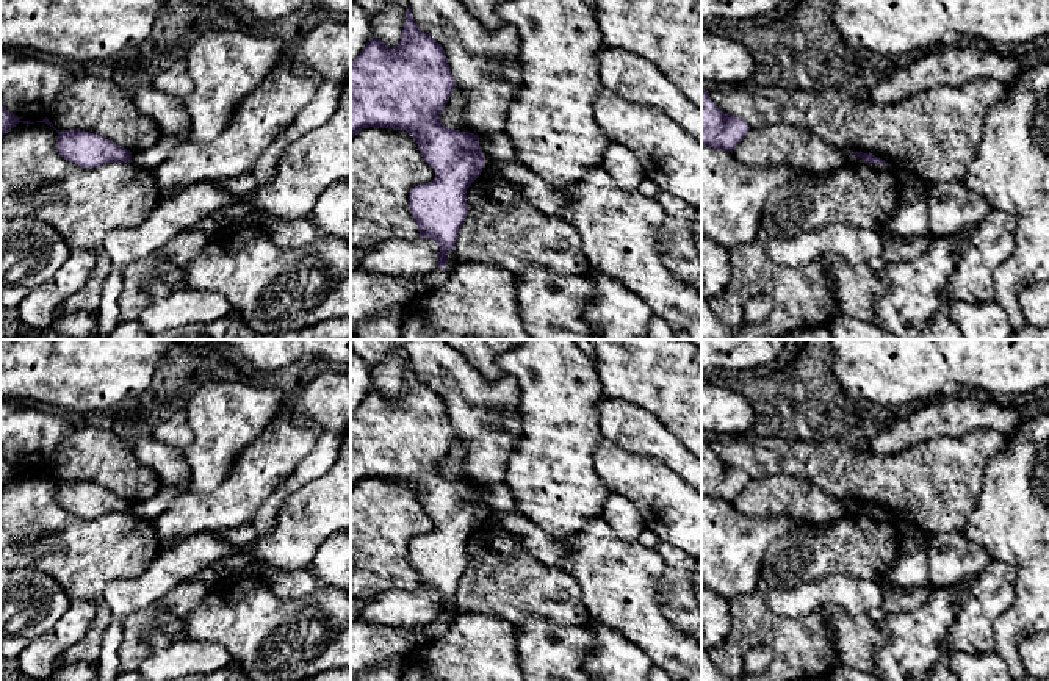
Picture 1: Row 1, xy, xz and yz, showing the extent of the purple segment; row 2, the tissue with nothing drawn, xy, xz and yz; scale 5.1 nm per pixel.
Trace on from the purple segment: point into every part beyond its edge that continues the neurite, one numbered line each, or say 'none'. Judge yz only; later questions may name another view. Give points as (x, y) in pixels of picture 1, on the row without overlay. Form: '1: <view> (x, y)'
none

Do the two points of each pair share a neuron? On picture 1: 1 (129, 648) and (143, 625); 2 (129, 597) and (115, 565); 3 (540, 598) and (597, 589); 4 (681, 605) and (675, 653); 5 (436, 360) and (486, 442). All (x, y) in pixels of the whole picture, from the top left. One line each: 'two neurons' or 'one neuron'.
1: one neuron
2: two neurons
3: two neurons
4: two neurons
5: one neuron

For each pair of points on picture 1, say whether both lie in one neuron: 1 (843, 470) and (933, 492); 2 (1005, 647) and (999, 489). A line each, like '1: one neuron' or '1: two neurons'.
1: one neuron
2: one neuron

